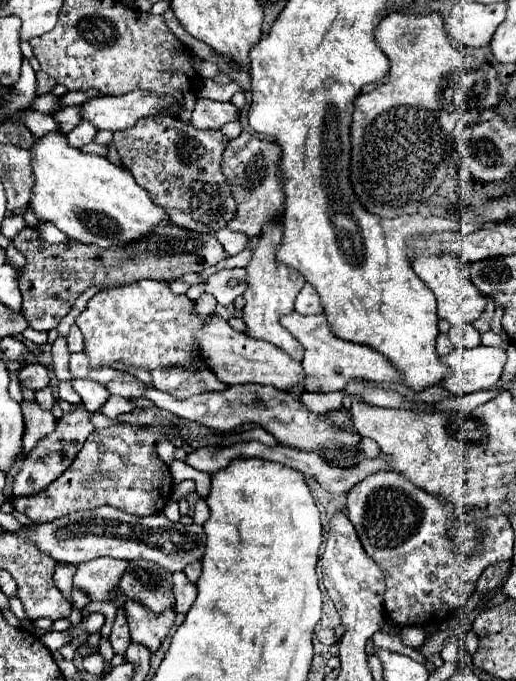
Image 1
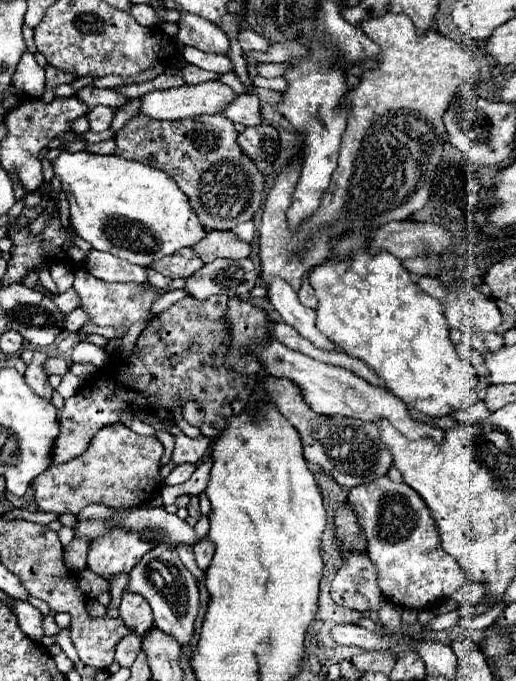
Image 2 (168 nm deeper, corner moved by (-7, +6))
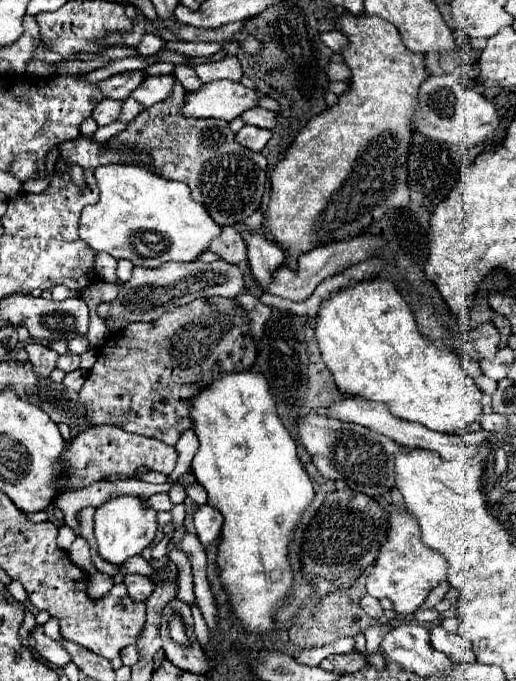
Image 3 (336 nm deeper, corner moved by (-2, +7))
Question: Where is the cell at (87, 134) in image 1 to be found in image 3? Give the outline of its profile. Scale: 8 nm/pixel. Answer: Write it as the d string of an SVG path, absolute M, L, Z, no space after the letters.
M107 98L107 100L99 102L99 106L95 108L93 118L95 118L95 122L97 122L99 126L107 126L107 124L111 124L111 122L115 122L115 120L119 118L121 108L123 108L123 102L121 102L121 100L111 100L111 98Z

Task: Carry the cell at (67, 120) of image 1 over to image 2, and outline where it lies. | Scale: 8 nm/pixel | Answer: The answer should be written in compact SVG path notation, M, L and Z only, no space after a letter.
M84 87L76 93L76 97L88 105L88 109L92 111L98 105L106 105L106 107L120 107L124 103L128 103L128 99L112 89L98 89L98 87Z

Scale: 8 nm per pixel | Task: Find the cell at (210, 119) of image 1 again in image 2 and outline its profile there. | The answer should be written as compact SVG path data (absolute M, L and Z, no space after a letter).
M242 93L228 103L222 115L234 123L242 125L260 125L260 101L252 93Z

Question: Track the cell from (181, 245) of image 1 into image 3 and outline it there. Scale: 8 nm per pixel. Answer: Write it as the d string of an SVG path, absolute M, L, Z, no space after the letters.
M225 226L223 232L221 232L221 236L215 238L215 242L211 242L209 250L215 252L215 254L219 254L229 264L239 264L239 262L247 260L245 242L241 240L237 228L233 228L233 226Z

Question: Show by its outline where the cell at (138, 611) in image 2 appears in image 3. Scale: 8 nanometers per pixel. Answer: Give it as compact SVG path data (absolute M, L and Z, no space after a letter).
M127 574L125 586L127 586L127 592L131 594L133 600L147 600L147 596L151 596L151 592L155 588L153 582L141 574Z

